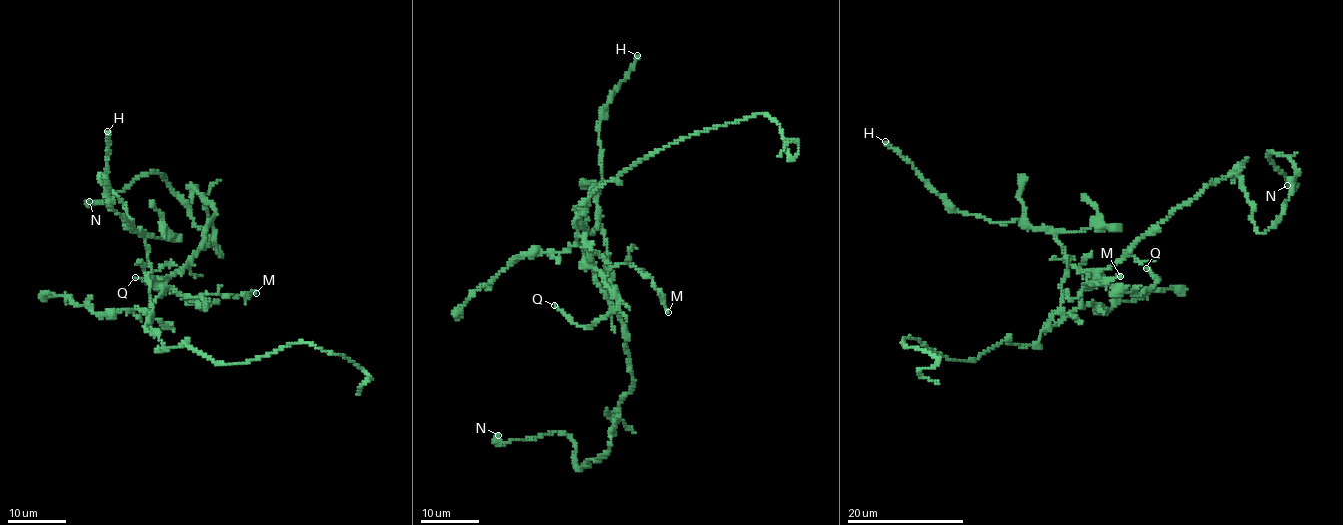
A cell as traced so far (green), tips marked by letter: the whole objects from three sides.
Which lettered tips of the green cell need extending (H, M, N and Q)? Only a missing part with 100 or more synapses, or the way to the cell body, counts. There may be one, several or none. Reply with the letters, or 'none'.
none

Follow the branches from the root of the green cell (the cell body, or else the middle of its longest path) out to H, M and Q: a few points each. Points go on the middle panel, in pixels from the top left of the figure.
H: (596, 281), (589, 252), (577, 244), (581, 211), (575, 209), (592, 235), (601, 181), (597, 124), (637, 55)
M: (596, 281), (592, 266), (604, 276), (620, 263), (635, 265), (652, 280), (668, 312)
Q: (596, 281), (592, 266), (601, 274), (619, 306), (604, 318), (595, 320), (591, 326), (573, 324), (554, 305)

